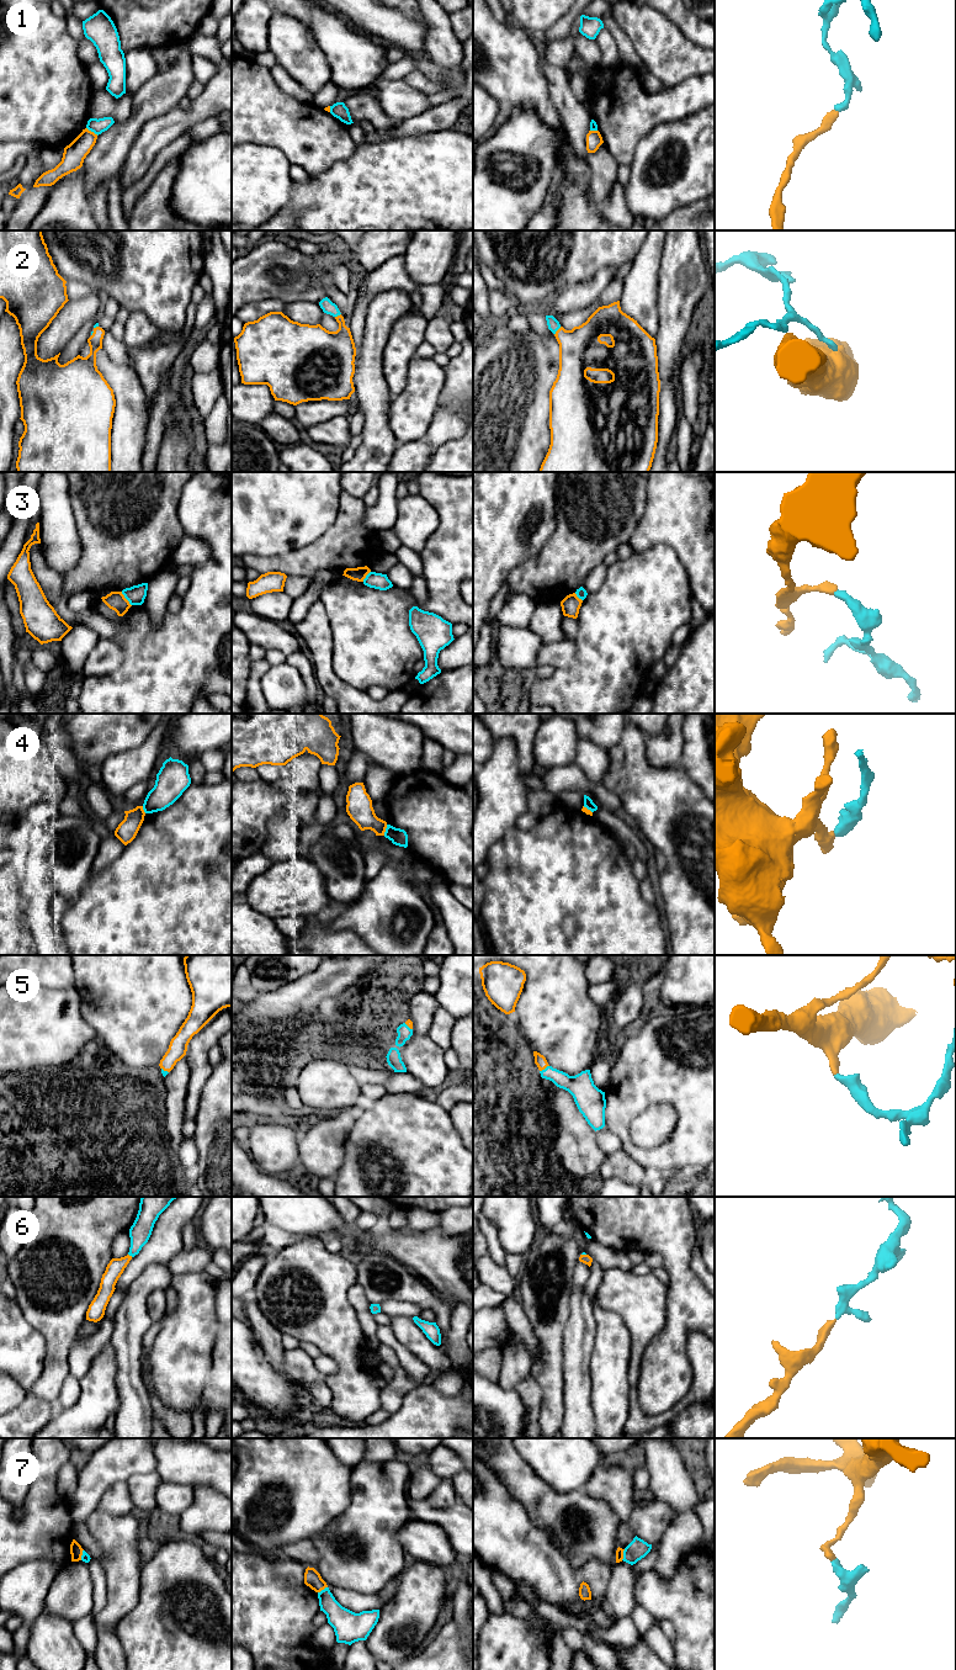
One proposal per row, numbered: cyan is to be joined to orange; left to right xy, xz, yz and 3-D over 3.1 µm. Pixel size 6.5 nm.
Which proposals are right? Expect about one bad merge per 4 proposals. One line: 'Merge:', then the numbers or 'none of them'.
Merge: 2, 5, 6

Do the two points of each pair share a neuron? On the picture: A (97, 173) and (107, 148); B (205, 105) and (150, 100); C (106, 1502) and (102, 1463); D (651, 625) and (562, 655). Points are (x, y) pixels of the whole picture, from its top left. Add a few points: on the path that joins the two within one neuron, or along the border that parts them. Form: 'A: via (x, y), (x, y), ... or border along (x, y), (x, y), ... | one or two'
A: via (100, 166), (107, 154) | one
B: border along (186, 101), (158, 116) | two
C: border along (126, 1480), (112, 1484), (102, 1495), (96, 1509) | two
D: border along (574, 641), (575, 661), (568, 667), (556, 668) | two

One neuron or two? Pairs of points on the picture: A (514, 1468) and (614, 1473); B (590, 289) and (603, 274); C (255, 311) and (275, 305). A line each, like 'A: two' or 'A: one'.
A: two
B: one
C: one

